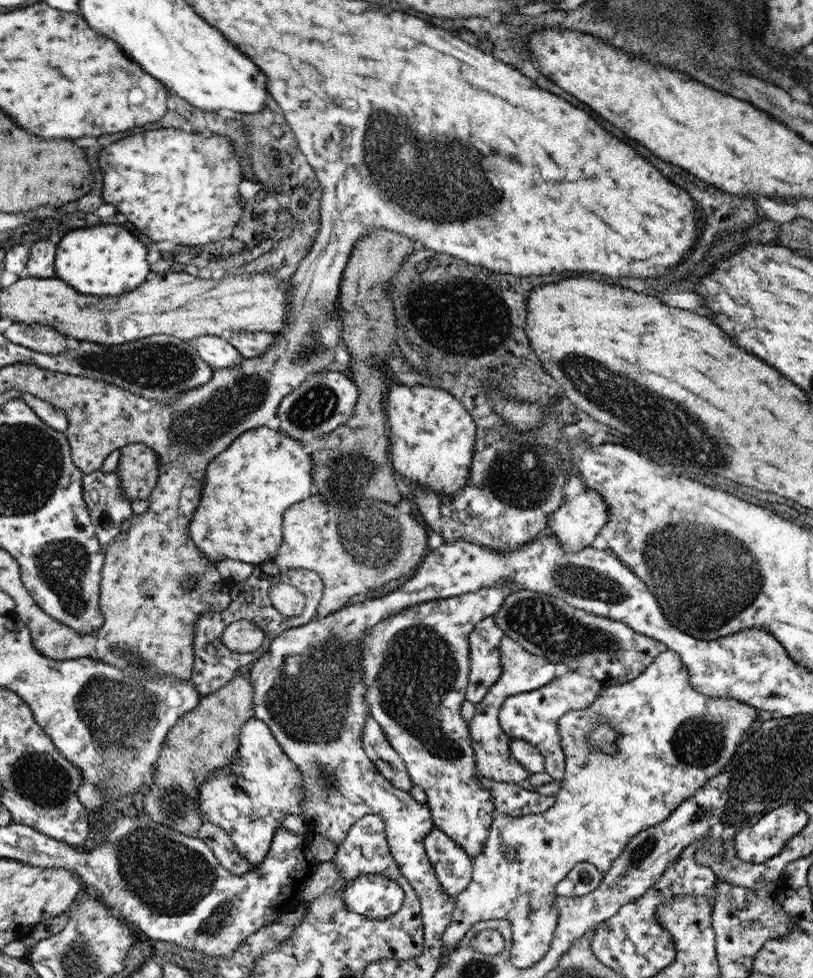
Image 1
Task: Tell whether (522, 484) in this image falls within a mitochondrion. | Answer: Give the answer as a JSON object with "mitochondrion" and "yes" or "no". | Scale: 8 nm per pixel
{"mitochondrion":"yes"}

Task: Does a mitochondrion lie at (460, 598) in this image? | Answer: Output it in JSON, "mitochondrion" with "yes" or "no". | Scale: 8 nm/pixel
{"mitochondrion":"no"}

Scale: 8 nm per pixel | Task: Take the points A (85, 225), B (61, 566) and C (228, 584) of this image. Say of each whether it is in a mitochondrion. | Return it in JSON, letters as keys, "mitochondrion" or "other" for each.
{"A":"other","B":"mitochondrion","C":"other"}

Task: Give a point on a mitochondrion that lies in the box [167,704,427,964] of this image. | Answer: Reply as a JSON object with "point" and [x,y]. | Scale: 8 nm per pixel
{"point":[224,912]}

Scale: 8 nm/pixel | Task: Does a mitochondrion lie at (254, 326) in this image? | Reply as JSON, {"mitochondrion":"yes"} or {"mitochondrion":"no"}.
{"mitochondrion":"no"}

